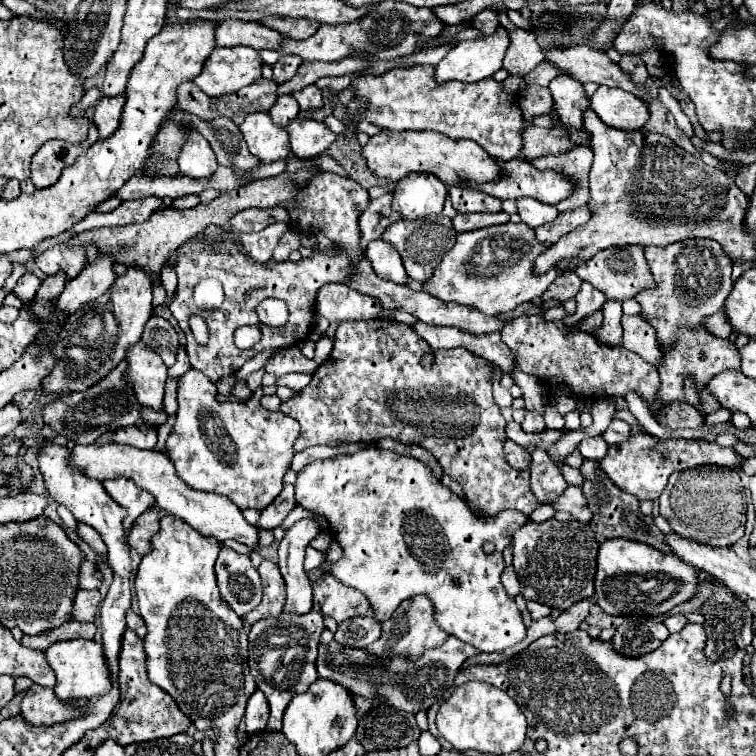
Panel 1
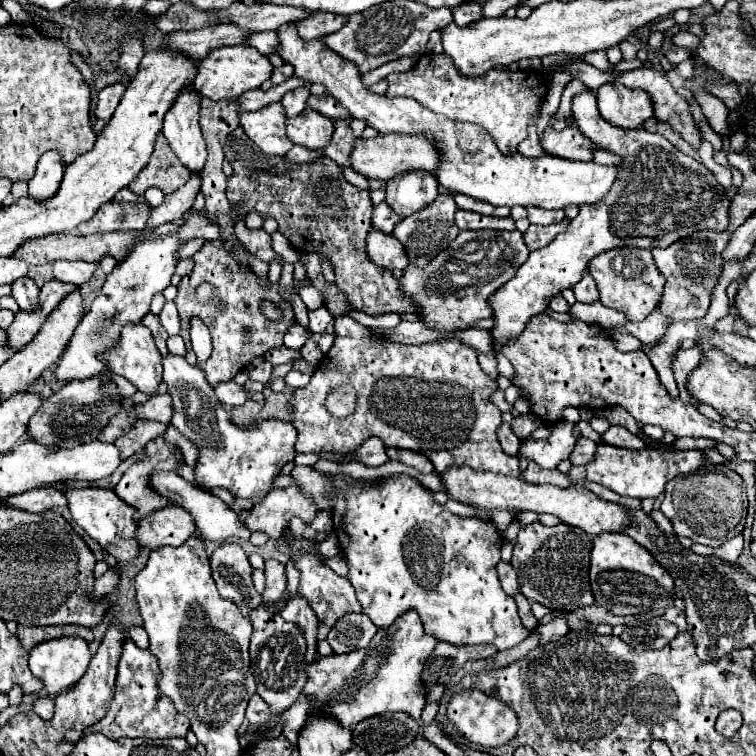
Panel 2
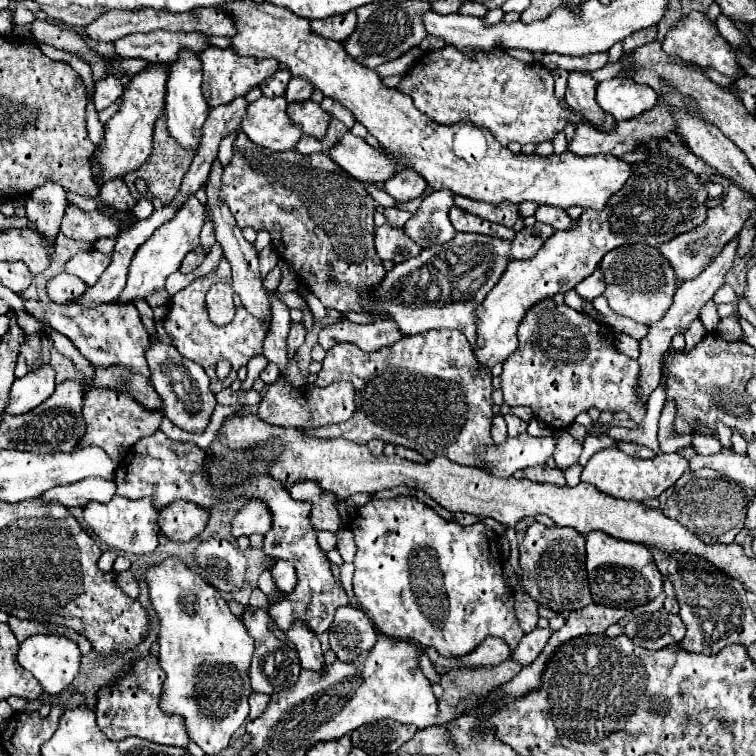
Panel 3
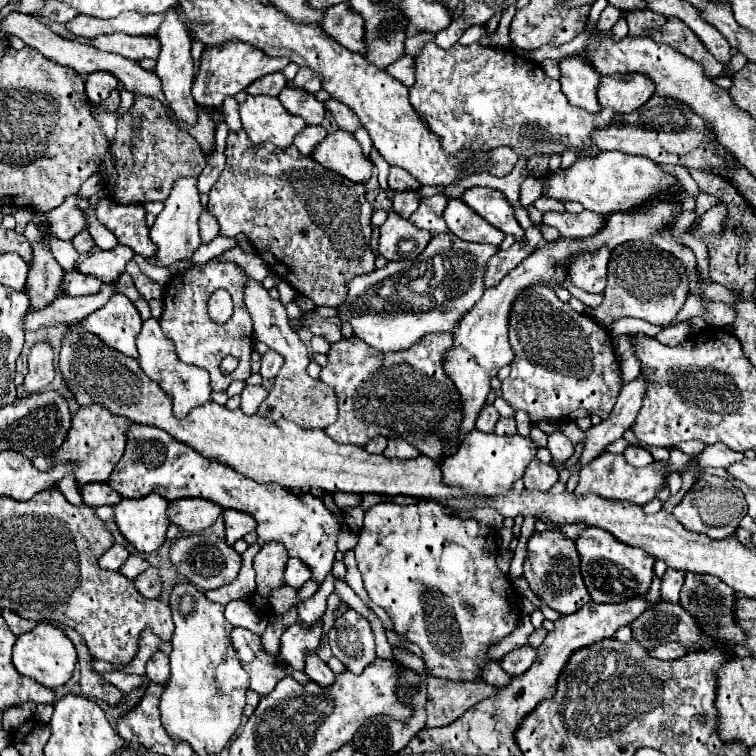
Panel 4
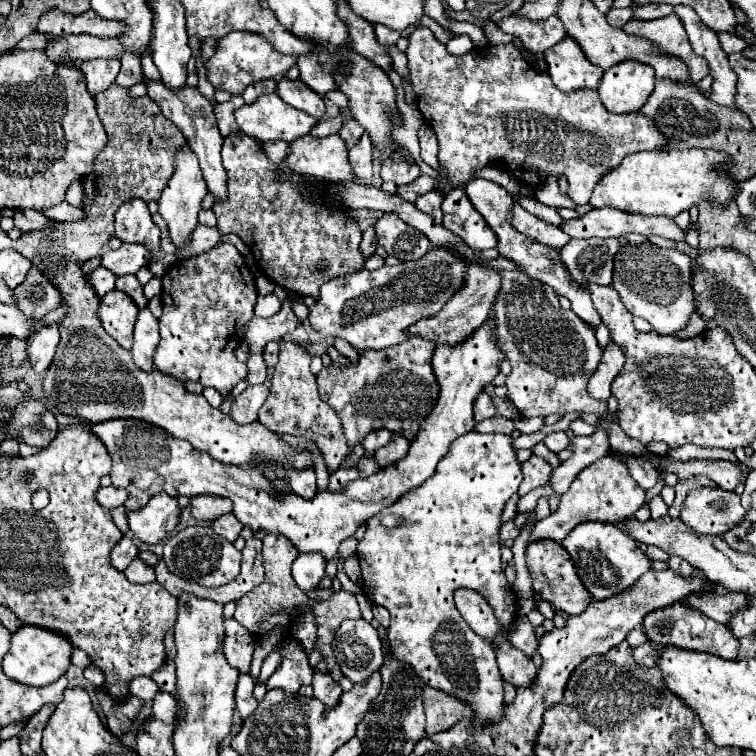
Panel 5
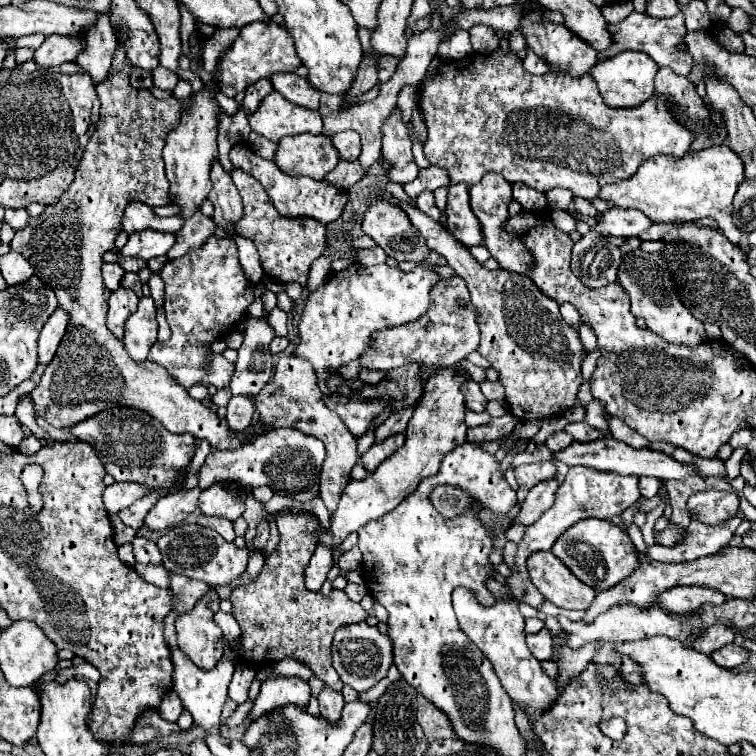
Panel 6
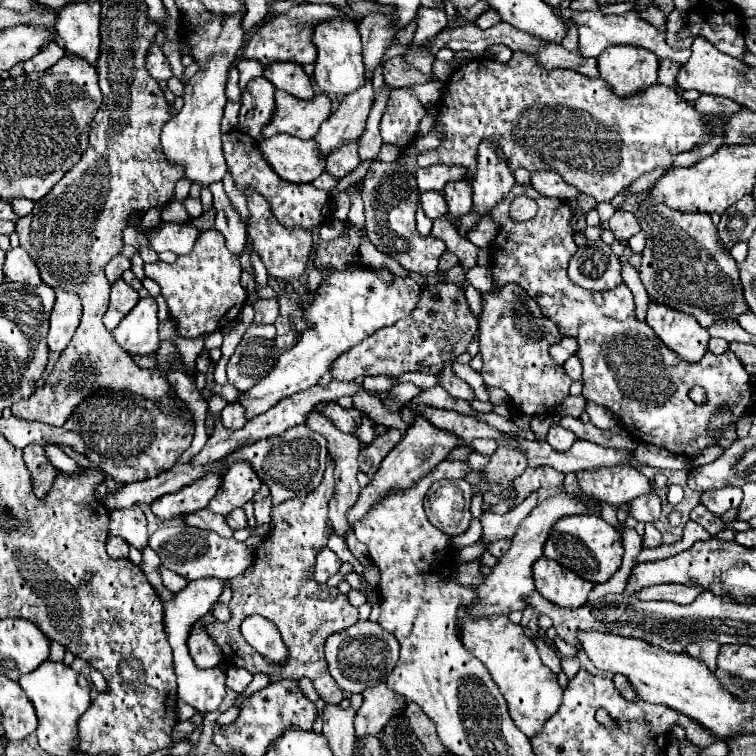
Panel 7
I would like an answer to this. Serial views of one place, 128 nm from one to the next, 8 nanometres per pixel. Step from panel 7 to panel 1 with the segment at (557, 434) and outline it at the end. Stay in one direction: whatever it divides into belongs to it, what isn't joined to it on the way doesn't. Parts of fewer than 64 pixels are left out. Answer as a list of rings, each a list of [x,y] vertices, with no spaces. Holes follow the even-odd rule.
[[[586,436],[582,442],[580,442],[580,452],[584,458],[594,458],[594,460],[600,460],[602,456],[606,456],[608,452],[608,444],[604,444],[604,438],[602,436]]]

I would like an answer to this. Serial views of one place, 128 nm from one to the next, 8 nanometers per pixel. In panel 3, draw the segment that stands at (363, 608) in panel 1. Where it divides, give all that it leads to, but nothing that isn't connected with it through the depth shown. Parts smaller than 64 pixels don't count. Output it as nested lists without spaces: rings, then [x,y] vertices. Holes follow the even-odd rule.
[[[258,476],[254,482],[244,484],[242,492],[246,496],[254,496],[254,498],[268,502],[274,520],[272,520],[272,530],[264,536],[264,540],[266,540],[264,552],[268,556],[272,556],[274,560],[292,562],[294,568],[296,568],[296,574],[298,574],[296,588],[280,604],[276,604],[268,610],[270,616],[276,620],[280,630],[288,630],[294,620],[302,620],[316,634],[326,632],[330,628],[332,620],[334,620],[336,608],[350,606],[350,598],[344,592],[342,584],[332,576],[328,558],[322,556],[322,550],[316,542],[316,532],[312,530],[310,520],[308,520],[310,506],[304,504],[304,502],[298,502],[298,500],[292,500],[288,490],[282,488],[282,484],[274,478],[270,478],[270,476]]]

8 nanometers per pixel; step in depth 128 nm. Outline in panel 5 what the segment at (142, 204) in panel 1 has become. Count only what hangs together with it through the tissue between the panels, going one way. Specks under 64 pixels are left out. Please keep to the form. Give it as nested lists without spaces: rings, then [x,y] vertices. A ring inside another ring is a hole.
[[[18,210],[14,214],[14,224],[22,232],[32,232],[38,228],[52,228],[54,220],[50,220],[48,216],[44,216],[42,212],[36,212],[36,210]]]

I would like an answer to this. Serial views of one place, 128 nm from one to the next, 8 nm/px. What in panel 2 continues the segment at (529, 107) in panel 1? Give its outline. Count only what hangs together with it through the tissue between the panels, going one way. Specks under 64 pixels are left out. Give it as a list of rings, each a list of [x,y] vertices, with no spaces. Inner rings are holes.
[[[529,118],[528,133],[528,138],[518,146],[518,152],[528,158],[540,157],[544,153],[544,150],[540,145],[537,126],[533,118]]]

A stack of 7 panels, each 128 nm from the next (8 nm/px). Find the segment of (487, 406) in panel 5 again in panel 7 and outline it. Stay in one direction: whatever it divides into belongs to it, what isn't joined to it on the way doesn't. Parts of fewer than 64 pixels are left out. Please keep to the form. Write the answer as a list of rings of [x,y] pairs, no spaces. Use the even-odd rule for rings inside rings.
[[[446,364],[444,370],[442,370],[438,376],[440,376],[440,384],[448,390],[450,396],[462,398],[462,400],[466,400],[466,402],[476,400],[476,394],[474,394],[474,390],[470,388],[470,384],[466,384],[466,382],[460,380],[460,378],[456,378],[456,376],[452,374],[452,370],[450,370],[450,364]]]

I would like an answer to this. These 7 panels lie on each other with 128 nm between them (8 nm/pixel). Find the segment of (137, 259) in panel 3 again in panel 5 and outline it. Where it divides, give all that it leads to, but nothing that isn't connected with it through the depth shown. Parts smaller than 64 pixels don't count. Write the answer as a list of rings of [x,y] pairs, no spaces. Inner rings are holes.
[[[186,146],[182,148],[182,152],[176,156],[176,172],[172,174],[172,178],[168,180],[162,196],[160,196],[160,216],[166,220],[166,228],[170,232],[170,240],[176,248],[186,248],[190,244],[190,238],[192,238],[192,232],[196,230],[198,226],[198,212],[202,210],[200,202],[202,198],[208,194],[208,188],[206,188],[206,182],[202,178],[202,170],[198,166],[198,160],[196,160],[196,154]]]

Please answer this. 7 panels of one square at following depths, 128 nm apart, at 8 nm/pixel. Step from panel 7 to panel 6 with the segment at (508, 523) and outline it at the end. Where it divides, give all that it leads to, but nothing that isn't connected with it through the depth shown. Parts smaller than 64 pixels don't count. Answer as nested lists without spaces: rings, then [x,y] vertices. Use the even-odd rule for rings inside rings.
[[[556,478],[544,480],[544,482],[536,484],[536,486],[528,492],[528,496],[526,496],[524,504],[522,504],[522,510],[520,510],[518,518],[516,518],[516,522],[526,524],[526,526],[534,524],[548,508],[552,508],[552,500],[556,498],[558,486],[560,486],[560,482],[558,482]]]

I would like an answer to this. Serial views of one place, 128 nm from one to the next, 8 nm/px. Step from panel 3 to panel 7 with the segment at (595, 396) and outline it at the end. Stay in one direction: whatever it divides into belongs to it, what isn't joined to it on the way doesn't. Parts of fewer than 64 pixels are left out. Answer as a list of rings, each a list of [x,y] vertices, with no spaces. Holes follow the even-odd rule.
[[[232,130],[222,136],[222,146],[224,146],[226,166],[232,172],[232,178],[236,182],[238,190],[244,192],[250,186],[256,192],[260,192],[270,202],[270,208],[282,226],[318,228],[320,224],[324,224],[330,218],[330,194],[314,188],[312,184],[292,184],[292,182],[280,180],[280,176],[276,176],[274,168],[260,154],[260,148],[258,148],[256,140],[252,140],[252,136],[248,136],[240,130]],[[506,284],[504,288],[500,288],[500,292],[496,292],[494,288],[490,292],[486,292],[482,296],[482,312],[480,312],[480,356],[482,356],[482,378],[488,386],[498,386],[502,390],[506,390],[506,394],[510,396],[512,408],[526,414],[526,416],[534,416],[536,412],[554,412],[560,402],[570,394],[570,384],[572,378],[568,374],[564,374],[564,368],[560,364],[556,364],[548,352],[548,348],[556,342],[560,342],[564,336],[560,336],[560,328],[556,328],[556,324],[552,324],[552,320],[548,320],[542,312],[540,306],[536,304],[536,300],[532,300],[532,296],[528,296],[528,292],[524,292],[524,288],[520,288],[520,284]]]

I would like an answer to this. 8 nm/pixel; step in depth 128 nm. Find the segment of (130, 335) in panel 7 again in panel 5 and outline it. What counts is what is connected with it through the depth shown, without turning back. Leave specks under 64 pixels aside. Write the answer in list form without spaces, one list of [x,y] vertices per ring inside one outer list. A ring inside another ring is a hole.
[[[155,276],[144,286],[144,295],[150,300],[154,296],[161,295],[162,290],[162,278]],[[142,310],[136,326],[134,326],[134,346],[132,346],[132,356],[134,356],[134,364],[138,368],[142,368],[144,372],[152,372],[156,370],[156,366],[152,364],[152,356],[156,352],[156,344],[160,342],[160,334],[158,334],[158,320],[150,314],[150,310]]]

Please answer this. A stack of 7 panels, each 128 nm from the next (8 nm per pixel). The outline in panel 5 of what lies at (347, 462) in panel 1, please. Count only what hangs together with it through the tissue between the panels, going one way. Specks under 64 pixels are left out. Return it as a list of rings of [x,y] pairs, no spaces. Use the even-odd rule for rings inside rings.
[[[470,430],[450,446],[450,452],[440,460],[434,476],[368,520],[366,534],[358,542],[356,550],[362,568],[364,596],[374,604],[384,606],[392,616],[388,628],[392,654],[410,664],[426,686],[466,700],[480,722],[496,722],[504,708],[502,676],[496,666],[496,644],[476,636],[464,618],[456,614],[454,592],[458,588],[476,590],[492,606],[502,630],[512,626],[516,618],[516,594],[500,568],[498,530],[502,524],[502,508],[518,490],[520,482],[522,464],[516,458],[514,438],[506,434],[480,434]]]

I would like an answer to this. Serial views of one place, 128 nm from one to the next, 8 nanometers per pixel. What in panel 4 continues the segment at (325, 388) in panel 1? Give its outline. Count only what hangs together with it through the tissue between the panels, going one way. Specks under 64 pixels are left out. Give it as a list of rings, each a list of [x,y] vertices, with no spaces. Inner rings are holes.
[[[450,332],[426,334],[404,352],[376,352],[376,348],[364,344],[354,336],[332,344],[328,352],[328,364],[320,372],[320,380],[336,390],[340,416],[336,424],[326,428],[326,434],[340,444],[356,446],[364,446],[374,436],[402,438],[416,446],[424,456],[434,458],[436,462],[444,462],[456,452],[460,424],[464,418],[460,392],[456,392],[456,384],[452,384],[452,380],[448,380],[448,374],[444,372],[444,352],[448,352],[448,348],[452,348]]]

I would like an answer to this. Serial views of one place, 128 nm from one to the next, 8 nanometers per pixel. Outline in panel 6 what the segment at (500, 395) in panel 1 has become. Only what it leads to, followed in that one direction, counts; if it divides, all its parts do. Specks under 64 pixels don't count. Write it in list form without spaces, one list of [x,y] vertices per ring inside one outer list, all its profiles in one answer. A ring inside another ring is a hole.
[[[358,262],[348,266],[346,270],[330,274],[330,278],[308,296],[306,308],[302,312],[298,332],[300,332],[300,342],[294,350],[294,354],[308,358],[314,366],[314,372],[318,378],[326,378],[326,368],[338,370],[342,364],[352,362],[360,358],[370,346],[372,346],[372,334],[384,328],[394,328],[412,320],[418,320],[424,316],[430,304],[430,290],[440,282],[440,274],[432,268],[418,266],[412,272],[402,272],[400,268],[392,268],[388,264],[378,264],[372,268],[366,268]]]

